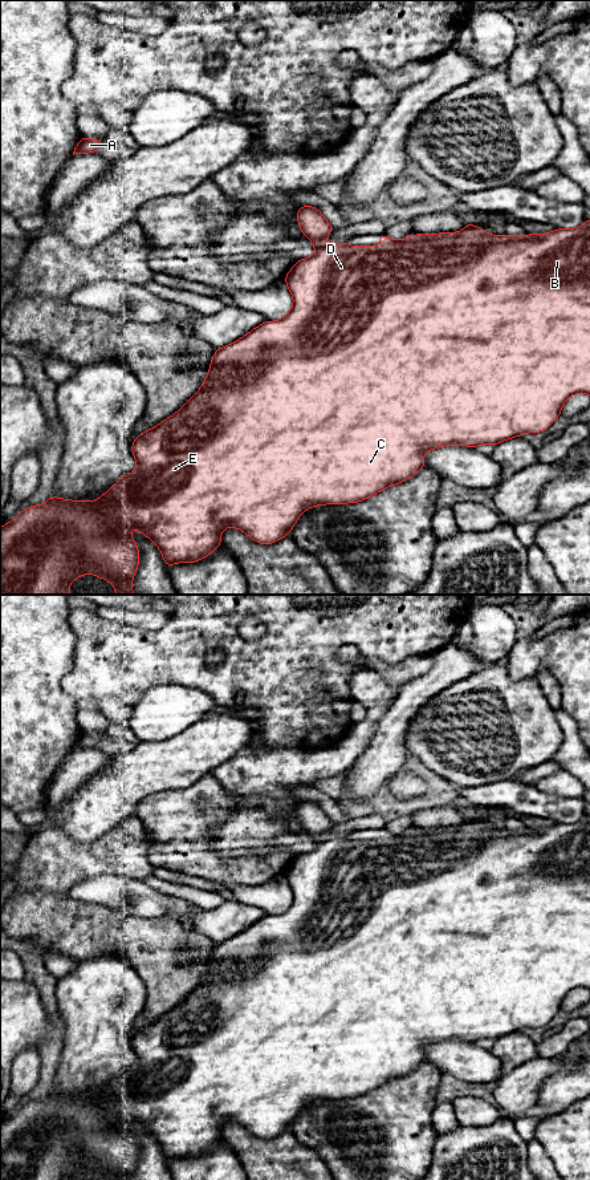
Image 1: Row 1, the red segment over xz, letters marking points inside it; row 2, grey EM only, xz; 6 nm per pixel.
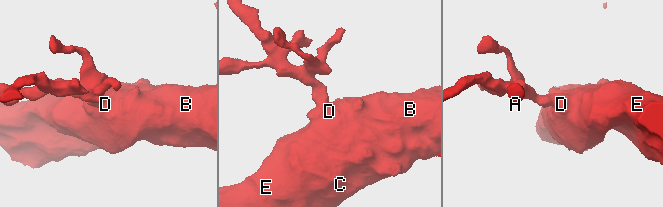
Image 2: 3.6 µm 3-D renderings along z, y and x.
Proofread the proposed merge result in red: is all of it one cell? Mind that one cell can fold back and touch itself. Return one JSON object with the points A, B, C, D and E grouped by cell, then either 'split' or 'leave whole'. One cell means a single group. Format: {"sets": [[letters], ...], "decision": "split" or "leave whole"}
{"sets": [["A", "B", "C", "D", "E"]], "decision": "leave whole"}

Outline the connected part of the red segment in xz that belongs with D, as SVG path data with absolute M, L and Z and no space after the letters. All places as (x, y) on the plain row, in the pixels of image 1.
M301 800L297 806L297 815L301 827L316 842L316 847L310 852L298 855L284 873L293 891L293 903L282 913L277 916L264 916L260 921L253 922L248 929L235 937L216 944L211 953L208 969L198 988L171 1011L163 1014L158 1021L148 1023L134 1033L131 1046L137 1055L137 1063L119 1074L101 1092L91 1096L84 1096L61 1094L52 1090L44 1099L30 1100L23 1104L11 1118L4 1118L0 1123L0 1180L70 1180L73 1175L77 1175L81 1169L88 1168L93 1168L95 1172L102 1172L113 1180L133 1180L131 1176L139 1159L139 1144L135 1134L129 1130L130 1123L141 1126L156 1139L168 1163L175 1157L196 1157L200 1153L209 1151L217 1142L221 1140L221 1126L228 1122L239 1123L252 1135L268 1140L286 1130L290 1130L290 1126L297 1118L300 1110L308 1103L324 1099L358 1098L390 1080L399 1079L412 1072L419 1065L426 1062L423 1050L430 1045L453 1039L476 1043L480 1039L497 1039L525 1027L544 1026L558 1013L562 999L570 990L577 988L590 990L590 814L586 814L581 822L570 824L557 823L552 827L541 830L528 828L525 831L508 828L502 831L489 830L483 822L476 822L471 818L465 819L460 827L418 828L410 830L403 835L392 835L383 828L379 831L379 840L377 844L374 844L371 839L358 840L354 843L349 838L324 838L322 835L331 828L333 822L320 807L320 804L313 800Z

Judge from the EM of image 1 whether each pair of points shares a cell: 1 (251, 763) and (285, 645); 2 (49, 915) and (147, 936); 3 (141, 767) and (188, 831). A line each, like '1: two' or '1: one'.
1: two
2: one
3: two

